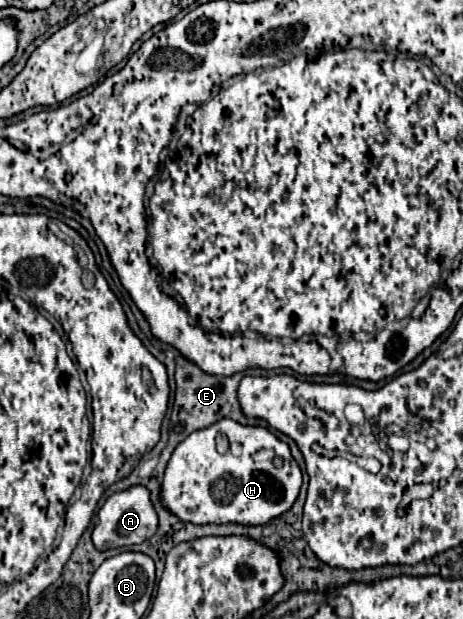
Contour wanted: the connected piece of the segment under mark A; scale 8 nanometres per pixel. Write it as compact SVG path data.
M142 484L130 486L128 490L114 492L106 504L98 512L98 524L92 532L92 542L98 550L110 550L110 548L122 548L140 544L148 538L152 538L158 530L158 516L154 510L154 504L150 500L150 490Z

